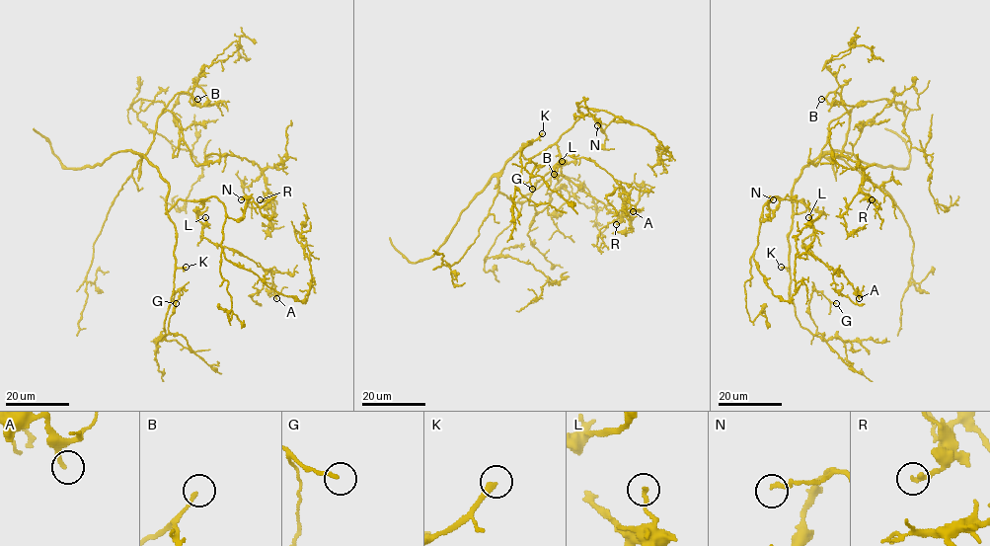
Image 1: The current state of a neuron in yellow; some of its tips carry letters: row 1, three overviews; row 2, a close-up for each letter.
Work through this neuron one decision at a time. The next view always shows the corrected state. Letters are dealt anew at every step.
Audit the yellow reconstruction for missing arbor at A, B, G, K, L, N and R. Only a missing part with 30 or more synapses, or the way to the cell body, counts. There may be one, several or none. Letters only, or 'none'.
B, G, K

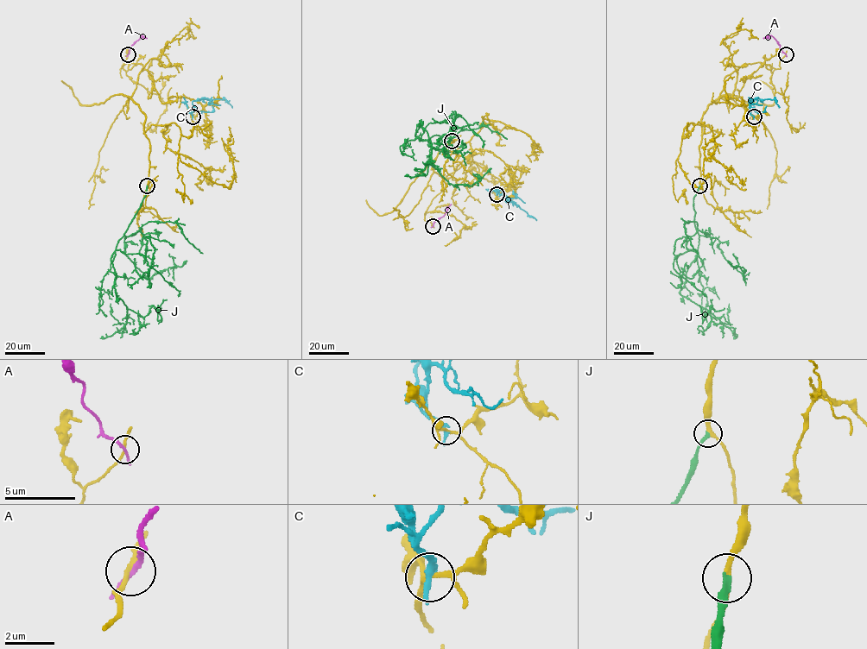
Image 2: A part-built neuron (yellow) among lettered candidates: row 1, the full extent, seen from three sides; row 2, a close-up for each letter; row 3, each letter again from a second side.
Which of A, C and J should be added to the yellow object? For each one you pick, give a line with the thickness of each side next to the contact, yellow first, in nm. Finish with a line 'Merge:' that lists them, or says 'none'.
J: 240 nm thick on the yellow side, 240 nm on the other
Merge: J

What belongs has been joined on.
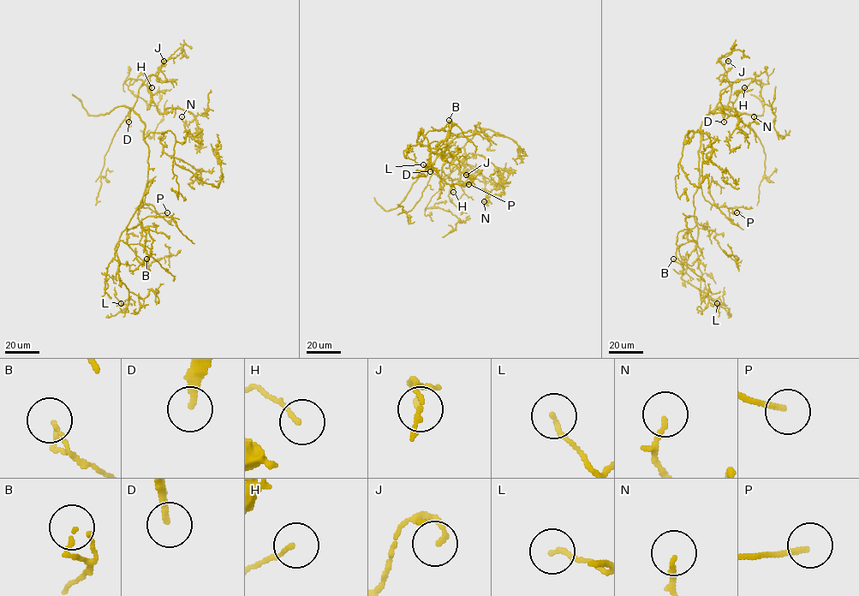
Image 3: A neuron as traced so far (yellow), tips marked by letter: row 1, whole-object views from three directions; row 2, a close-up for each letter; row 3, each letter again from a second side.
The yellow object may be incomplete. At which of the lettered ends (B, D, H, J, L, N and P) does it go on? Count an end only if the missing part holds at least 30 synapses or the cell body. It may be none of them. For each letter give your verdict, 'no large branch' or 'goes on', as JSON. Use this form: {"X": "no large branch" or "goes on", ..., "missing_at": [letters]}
{"B": "no large branch", "D": "goes on", "H": "no large branch", "J": "no large branch", "L": "no large branch", "N": "goes on", "P": "goes on", "missing_at": ["D", "N", "P"]}

